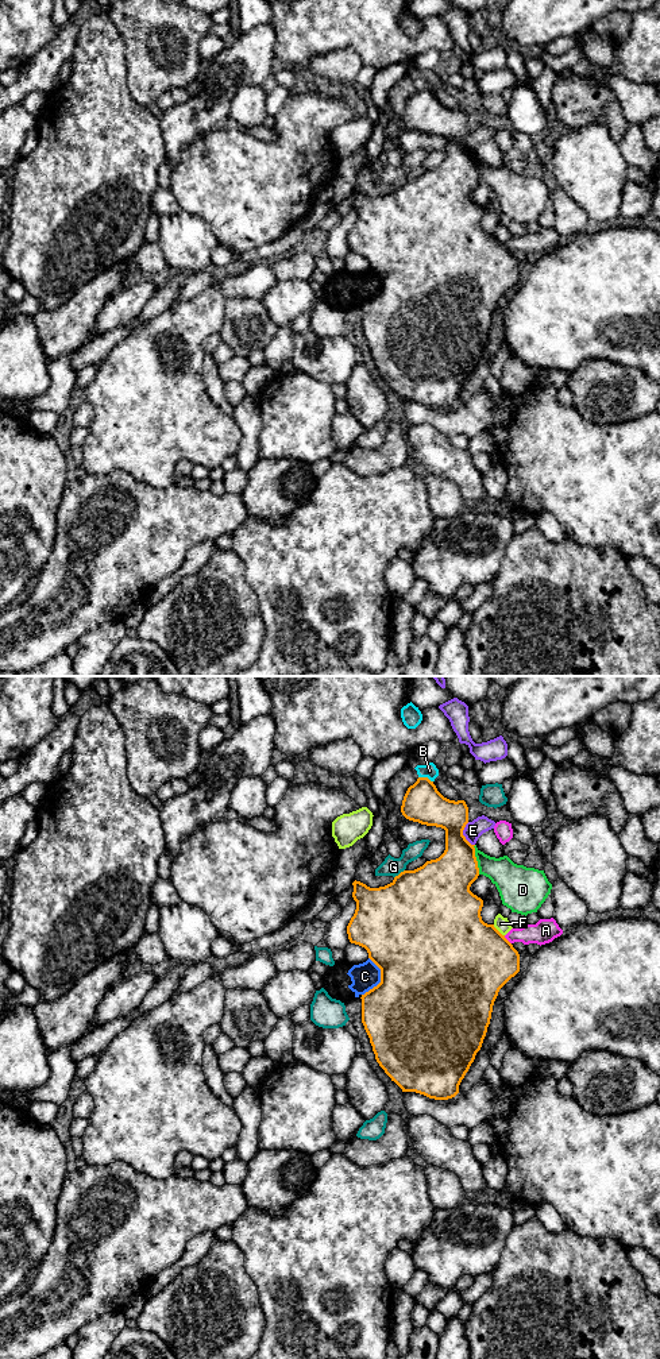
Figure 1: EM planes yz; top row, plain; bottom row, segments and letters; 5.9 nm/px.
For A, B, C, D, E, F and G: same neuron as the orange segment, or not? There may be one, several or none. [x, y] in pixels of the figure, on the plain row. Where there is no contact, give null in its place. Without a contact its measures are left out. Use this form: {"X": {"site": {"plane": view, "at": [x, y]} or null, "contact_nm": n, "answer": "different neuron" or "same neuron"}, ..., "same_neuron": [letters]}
{"A": {"site": {"plane": "yz", "at": [506, 248]}, "contact_nm": 70, "answer": "different neuron"}, "B": {"site": {"plane": "yz", "at": [425, 87]}, "contact_nm": 90, "answer": "different neuron"}, "C": {"site": {"plane": "yz", "at": [381, 288]}, "contact_nm": 240, "answer": "different neuron"}, "D": {"site": {"plane": "yz", "at": [475, 169]}, "contact_nm": 180, "answer": "different neuron"}, "E": {"site": {"plane": "yz", "at": [462, 143]}, "contact_nm": 150, "answer": "different neuron"}, "F": {"site": {"plane": "yz", "at": [497, 239]}, "contact_nm": 100, "answer": "different neuron"}, "G": {"site": {"plane": "yz", "at": [400, 182]}, "contact_nm": 80, "answer": "different neuron"}, "same_neuron": []}

